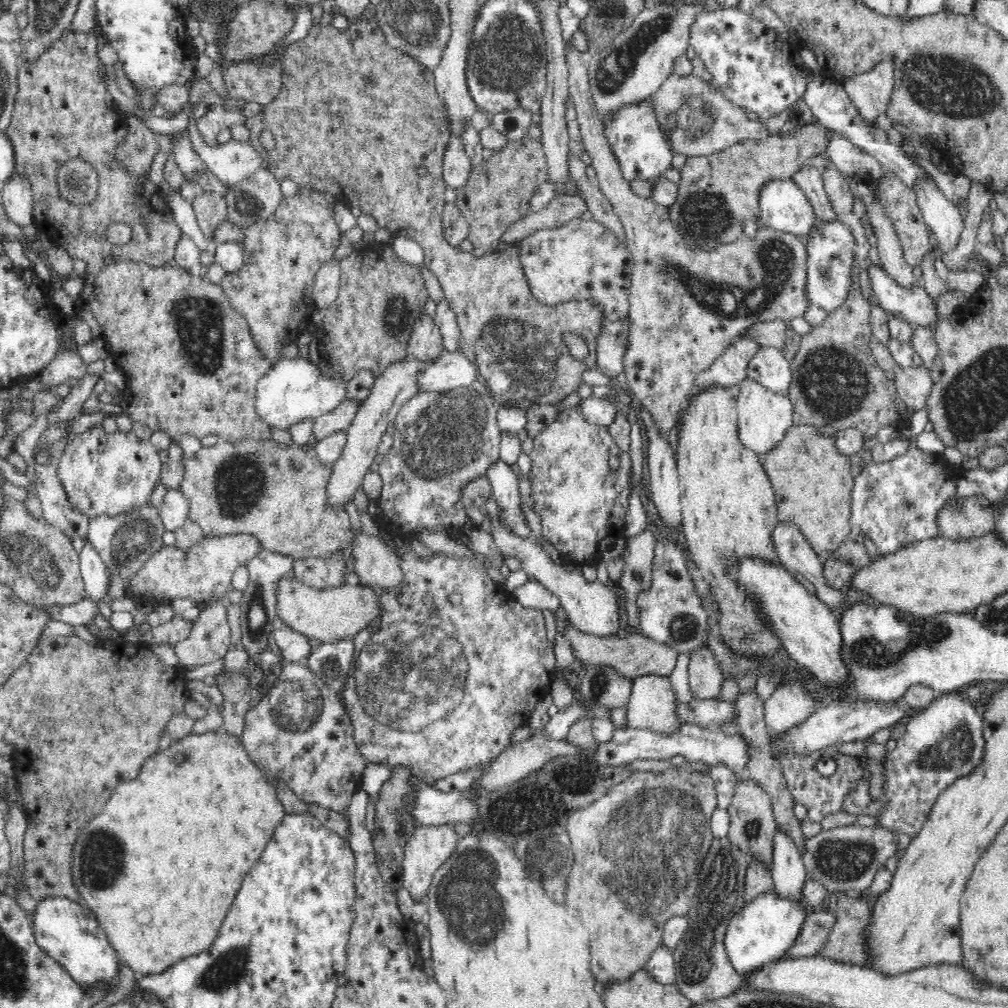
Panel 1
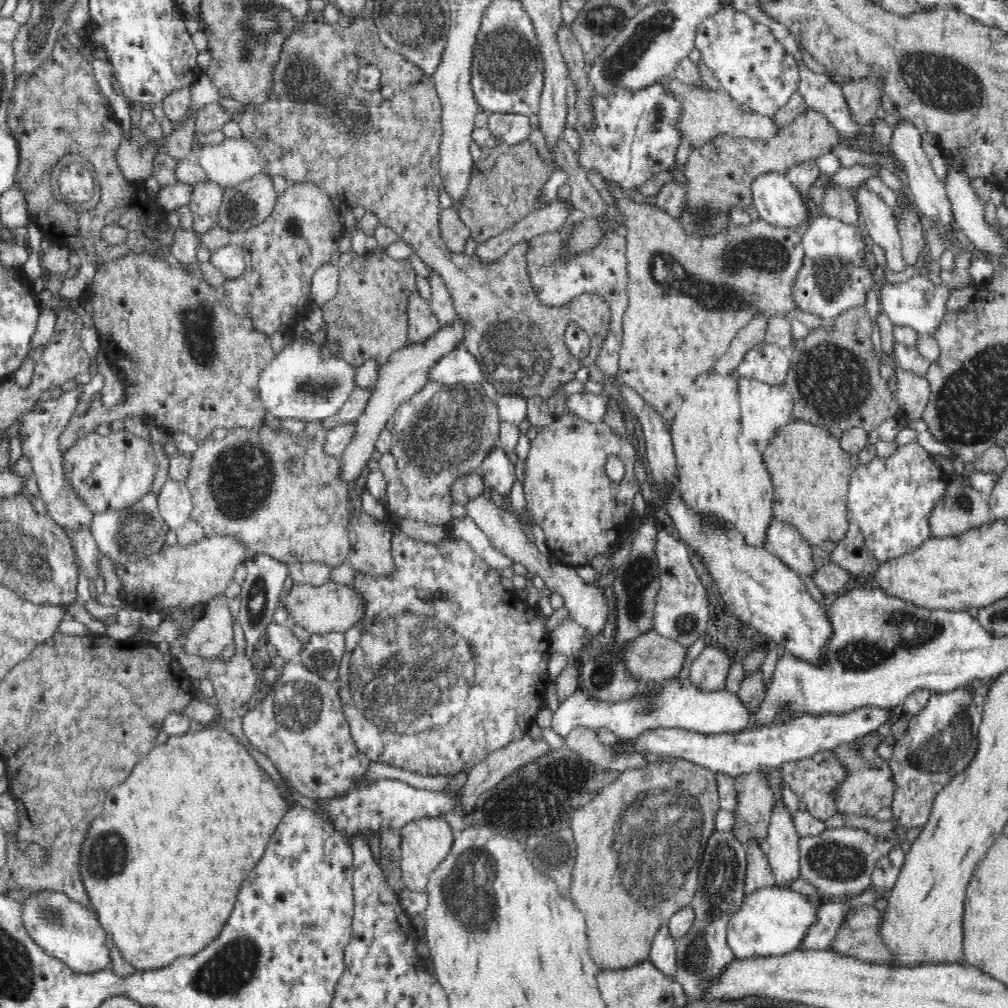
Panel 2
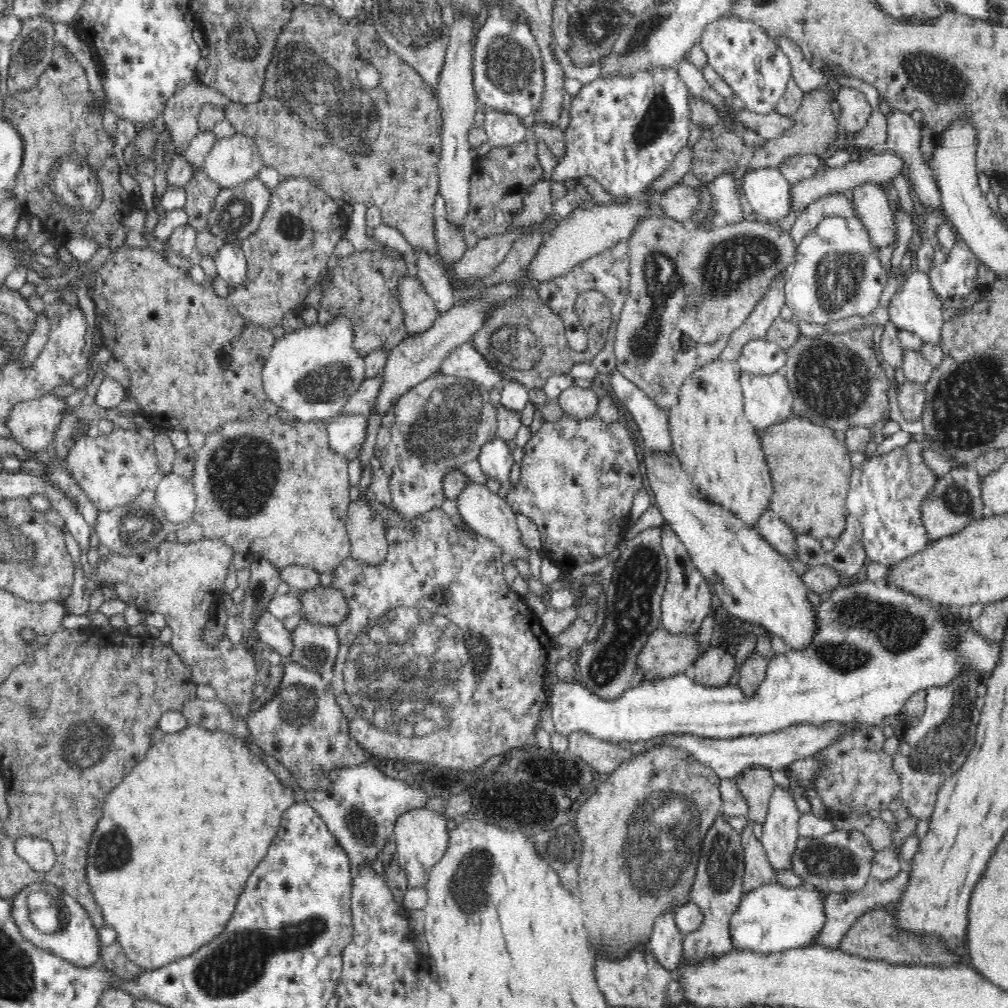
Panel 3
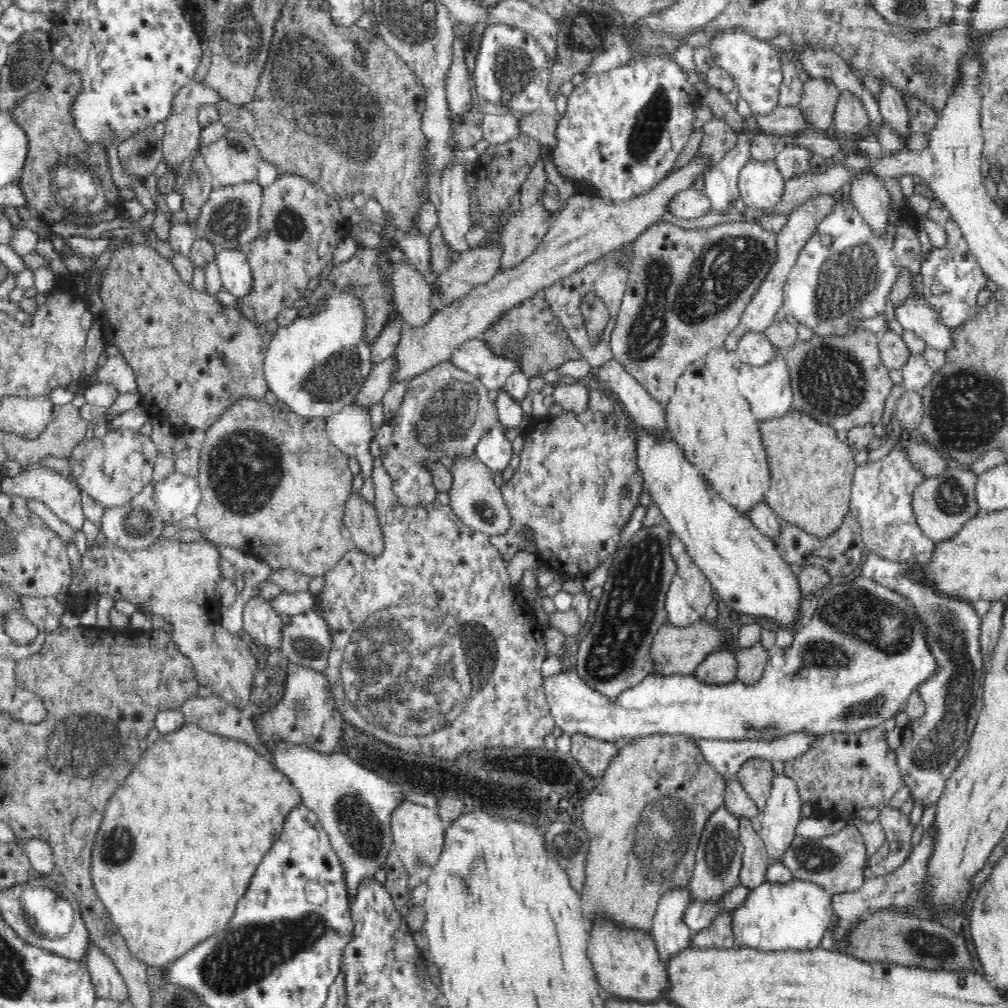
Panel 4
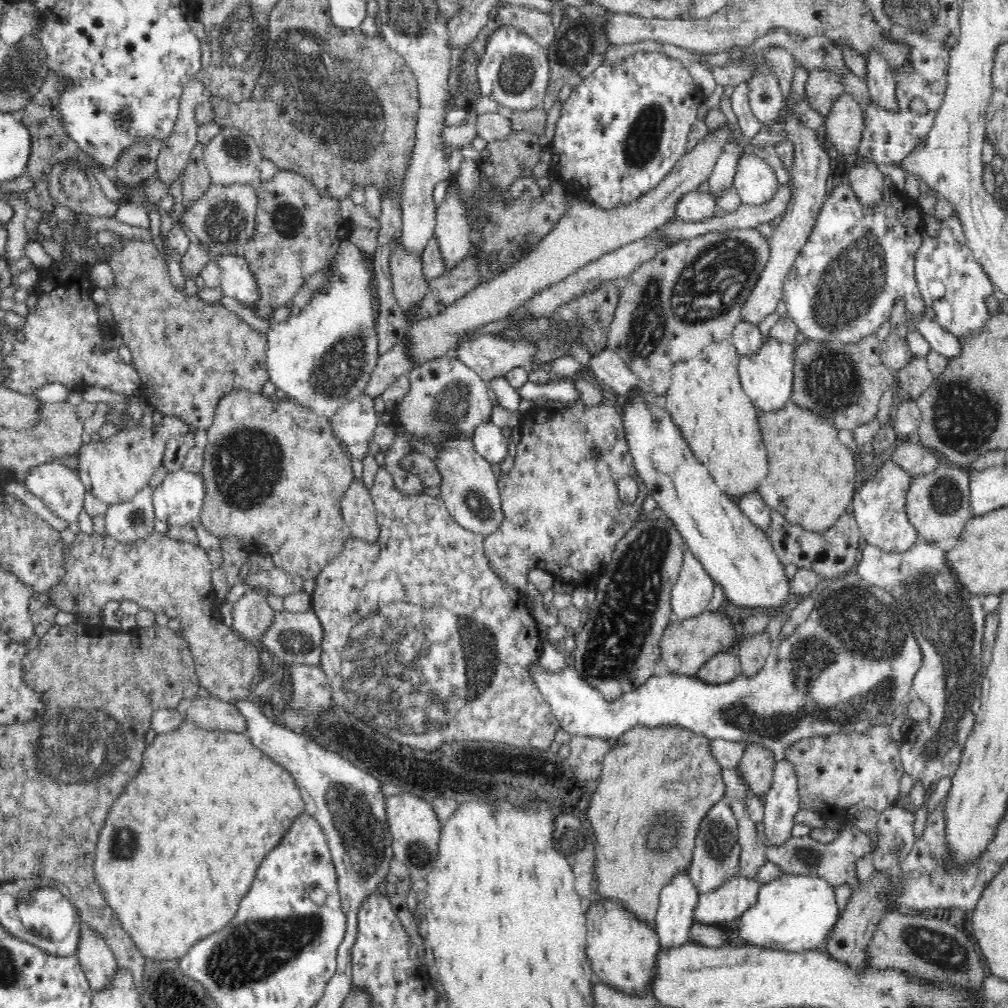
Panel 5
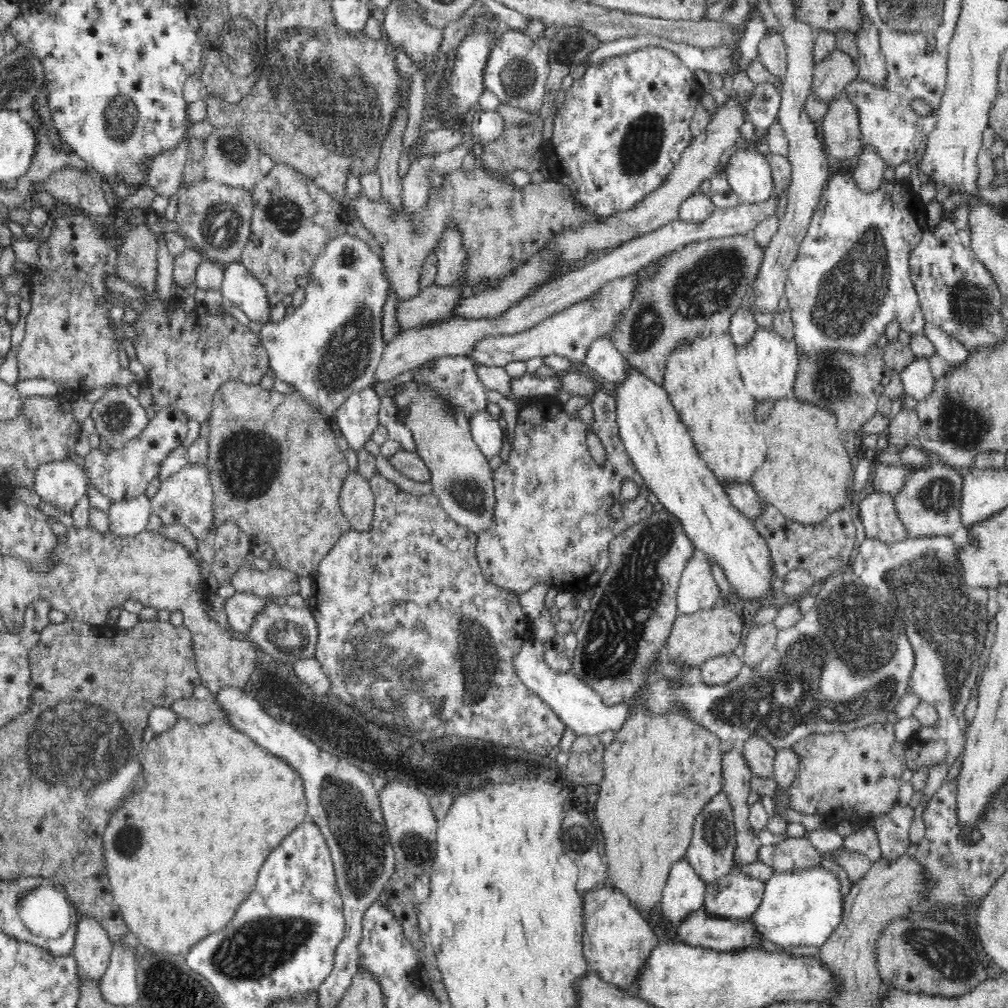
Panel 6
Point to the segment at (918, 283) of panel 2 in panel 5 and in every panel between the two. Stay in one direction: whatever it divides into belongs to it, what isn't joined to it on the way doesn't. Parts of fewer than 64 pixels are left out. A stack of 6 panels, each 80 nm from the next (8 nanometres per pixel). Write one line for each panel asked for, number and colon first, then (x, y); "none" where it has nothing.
3: (914, 308)
4: (915, 315)
5: (948, 346)

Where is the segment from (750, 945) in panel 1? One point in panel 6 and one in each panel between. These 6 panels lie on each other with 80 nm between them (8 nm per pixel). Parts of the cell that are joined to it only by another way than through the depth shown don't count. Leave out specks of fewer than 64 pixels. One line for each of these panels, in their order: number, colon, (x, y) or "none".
2: (772, 921)
3: (772, 918)
4: (794, 915)
5: (795, 912)
6: (802, 908)

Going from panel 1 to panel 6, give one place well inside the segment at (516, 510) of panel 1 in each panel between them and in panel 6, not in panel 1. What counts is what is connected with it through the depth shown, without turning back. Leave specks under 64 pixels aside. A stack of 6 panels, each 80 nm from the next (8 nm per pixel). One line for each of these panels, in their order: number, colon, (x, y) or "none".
2: (497, 468)
3: (495, 458)
4: (493, 448)
5: (488, 440)
6: (485, 431)

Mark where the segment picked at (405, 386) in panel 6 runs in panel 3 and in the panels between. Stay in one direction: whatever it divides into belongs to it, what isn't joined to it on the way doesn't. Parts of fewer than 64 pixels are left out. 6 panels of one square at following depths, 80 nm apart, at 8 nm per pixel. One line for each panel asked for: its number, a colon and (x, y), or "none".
3: (487, 513)
4: (476, 501)
5: (468, 487)

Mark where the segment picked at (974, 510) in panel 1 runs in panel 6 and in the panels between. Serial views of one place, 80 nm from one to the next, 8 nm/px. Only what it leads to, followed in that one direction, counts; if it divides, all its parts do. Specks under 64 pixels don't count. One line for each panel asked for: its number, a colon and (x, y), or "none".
2: (962, 506)
3: (954, 500)
4: (942, 504)
5: (936, 505)
6: (928, 504)

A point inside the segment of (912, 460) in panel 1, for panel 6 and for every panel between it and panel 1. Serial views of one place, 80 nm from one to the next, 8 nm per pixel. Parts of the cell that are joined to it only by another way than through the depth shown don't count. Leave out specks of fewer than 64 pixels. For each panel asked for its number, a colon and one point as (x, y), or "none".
2: (890, 497)
3: (885, 492)
4: (881, 494)
5: (878, 506)
6: (876, 512)

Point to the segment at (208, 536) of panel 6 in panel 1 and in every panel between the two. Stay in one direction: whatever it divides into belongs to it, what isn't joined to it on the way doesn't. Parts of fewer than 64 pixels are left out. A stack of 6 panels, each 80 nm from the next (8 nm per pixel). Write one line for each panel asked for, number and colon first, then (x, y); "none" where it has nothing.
1: (175, 508)
2: (175, 502)
3: (175, 496)
4: (177, 497)
5: (179, 499)

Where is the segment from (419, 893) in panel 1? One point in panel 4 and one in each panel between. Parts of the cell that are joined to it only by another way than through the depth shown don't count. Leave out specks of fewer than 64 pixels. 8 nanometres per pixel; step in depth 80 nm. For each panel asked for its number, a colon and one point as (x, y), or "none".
2: (425, 842)
3: (421, 836)
4: (418, 835)

